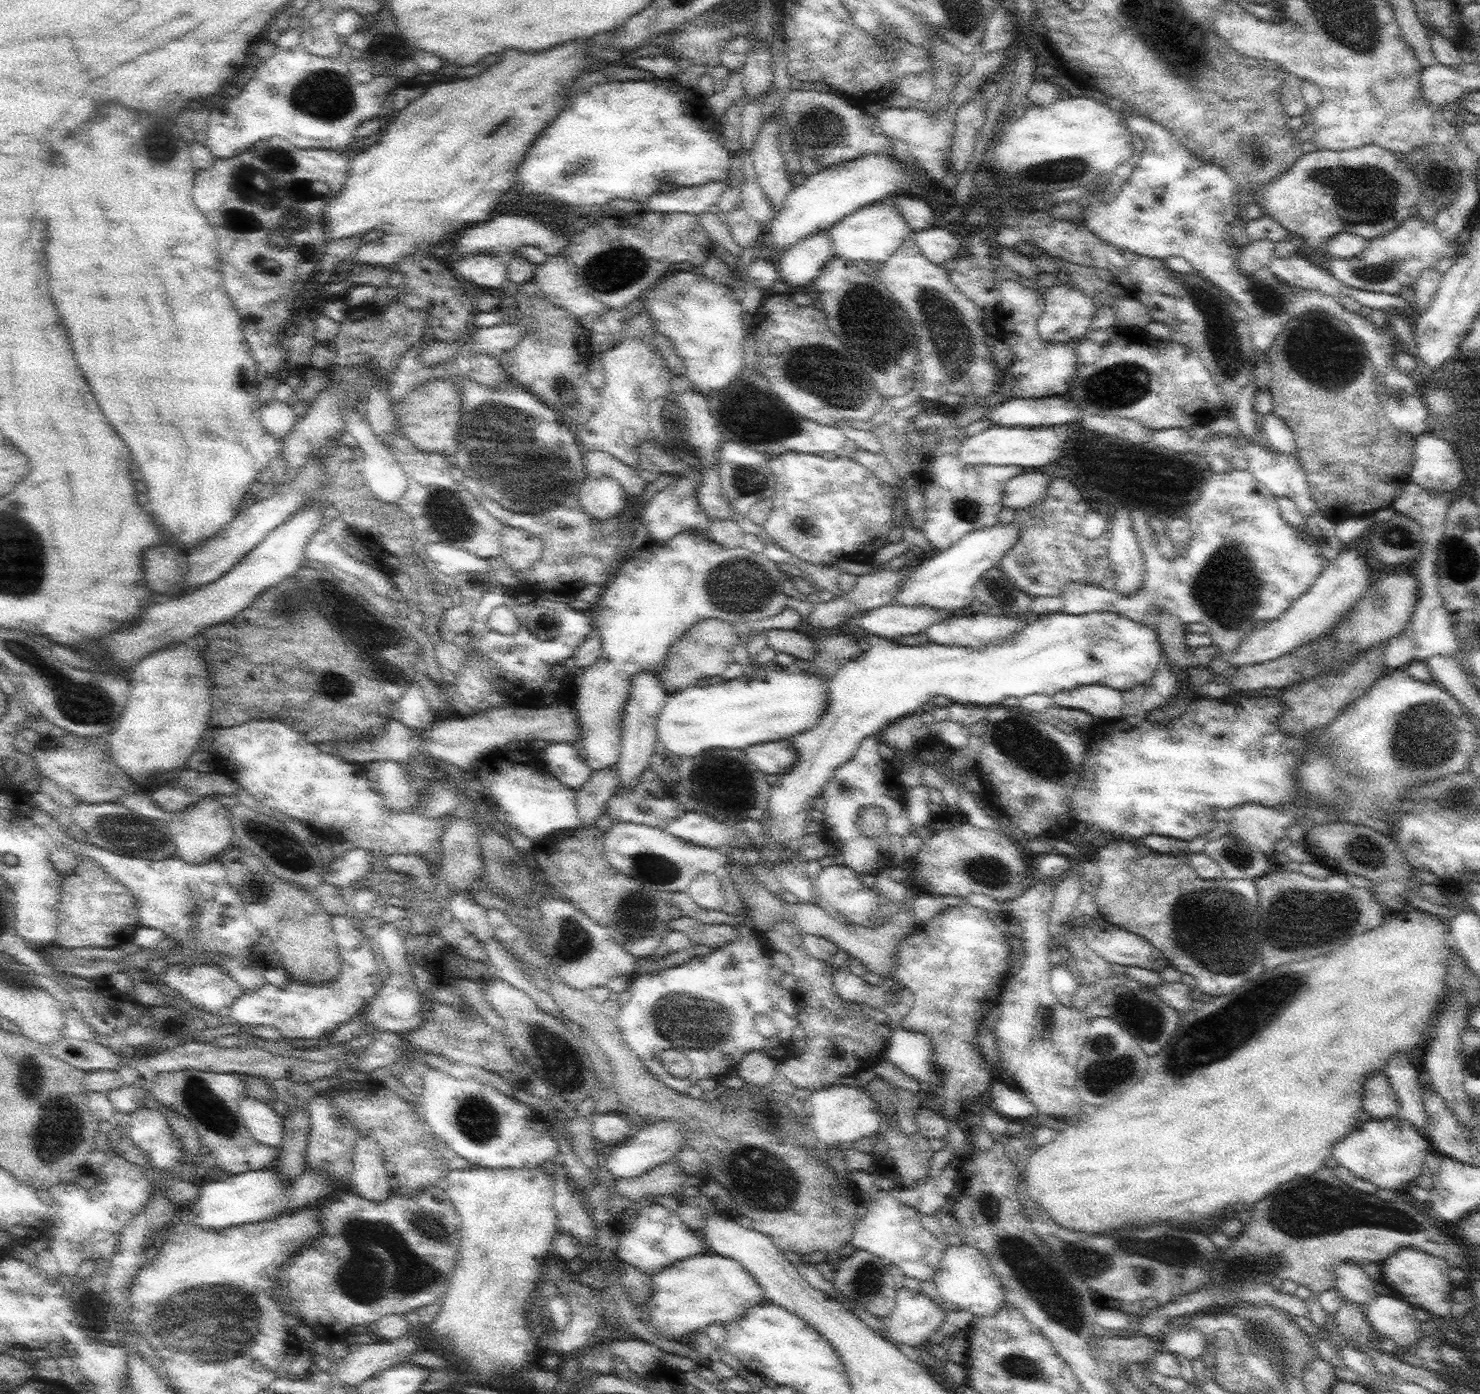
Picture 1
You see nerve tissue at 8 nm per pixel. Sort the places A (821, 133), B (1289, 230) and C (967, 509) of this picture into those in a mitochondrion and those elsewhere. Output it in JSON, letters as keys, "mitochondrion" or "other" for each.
{"A":"mitochondrion","B":"other","C":"mitochondrion"}

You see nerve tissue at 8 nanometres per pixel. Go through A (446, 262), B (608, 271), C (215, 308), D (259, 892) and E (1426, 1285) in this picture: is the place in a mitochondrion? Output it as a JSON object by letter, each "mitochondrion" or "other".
{"A":"other","B":"mitochondrion","C":"other","D":"mitochondrion","E":"other"}

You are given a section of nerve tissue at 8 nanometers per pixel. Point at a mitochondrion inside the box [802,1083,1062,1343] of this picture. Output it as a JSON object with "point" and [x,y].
{"point":[865,1280]}

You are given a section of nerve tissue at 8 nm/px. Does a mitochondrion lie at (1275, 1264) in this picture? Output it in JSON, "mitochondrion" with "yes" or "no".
{"mitochondrion":"yes"}

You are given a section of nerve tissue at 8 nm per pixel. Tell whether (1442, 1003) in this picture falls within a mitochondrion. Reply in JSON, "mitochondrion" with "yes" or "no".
{"mitochondrion":"no"}

